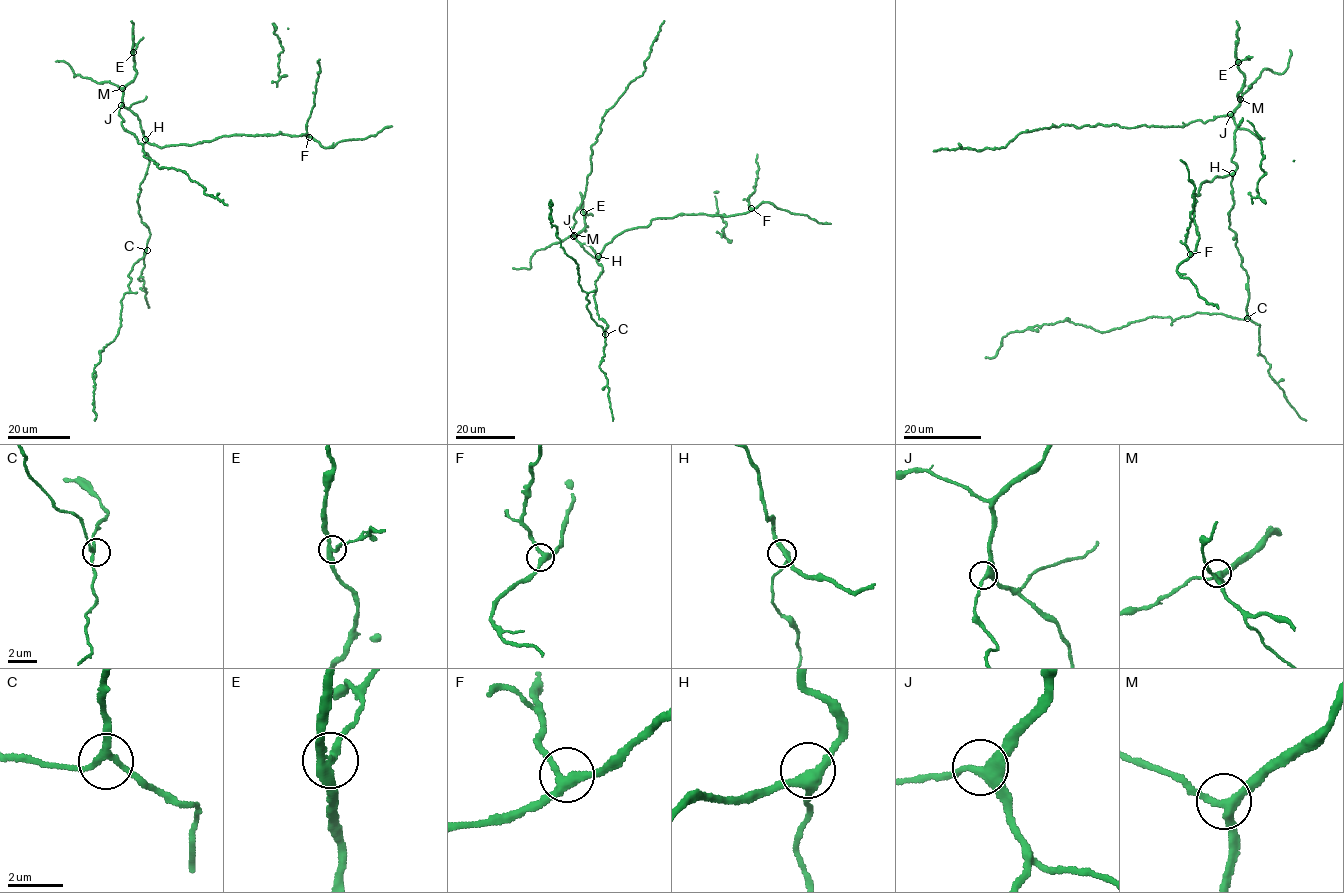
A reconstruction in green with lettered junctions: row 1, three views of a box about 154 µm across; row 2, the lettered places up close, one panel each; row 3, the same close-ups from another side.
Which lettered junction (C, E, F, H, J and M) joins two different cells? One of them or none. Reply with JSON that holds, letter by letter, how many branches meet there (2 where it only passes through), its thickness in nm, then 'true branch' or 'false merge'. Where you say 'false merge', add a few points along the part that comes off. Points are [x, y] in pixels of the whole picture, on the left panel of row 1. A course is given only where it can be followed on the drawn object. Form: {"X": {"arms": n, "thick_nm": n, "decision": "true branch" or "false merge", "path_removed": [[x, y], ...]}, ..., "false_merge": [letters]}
{"C": {"arms": 3, "thick_nm": 200, "decision": "true branch"}, "E": {"arms": 3, "thick_nm": 280, "decision": "false merge", "path_removed": [[133, 53], [143, 37]]}, "F": {"arms": 3, "thick_nm": 280, "decision": "true branch"}, "H": {"arms": 3, "thick_nm": 320, "decision": "true branch"}, "J": {"arms": 3, "thick_nm": 280, "decision": "true branch"}, "M": {"arms": 3, "thick_nm": 280, "decision": "true branch"}, "false_merge": ["E"]}

